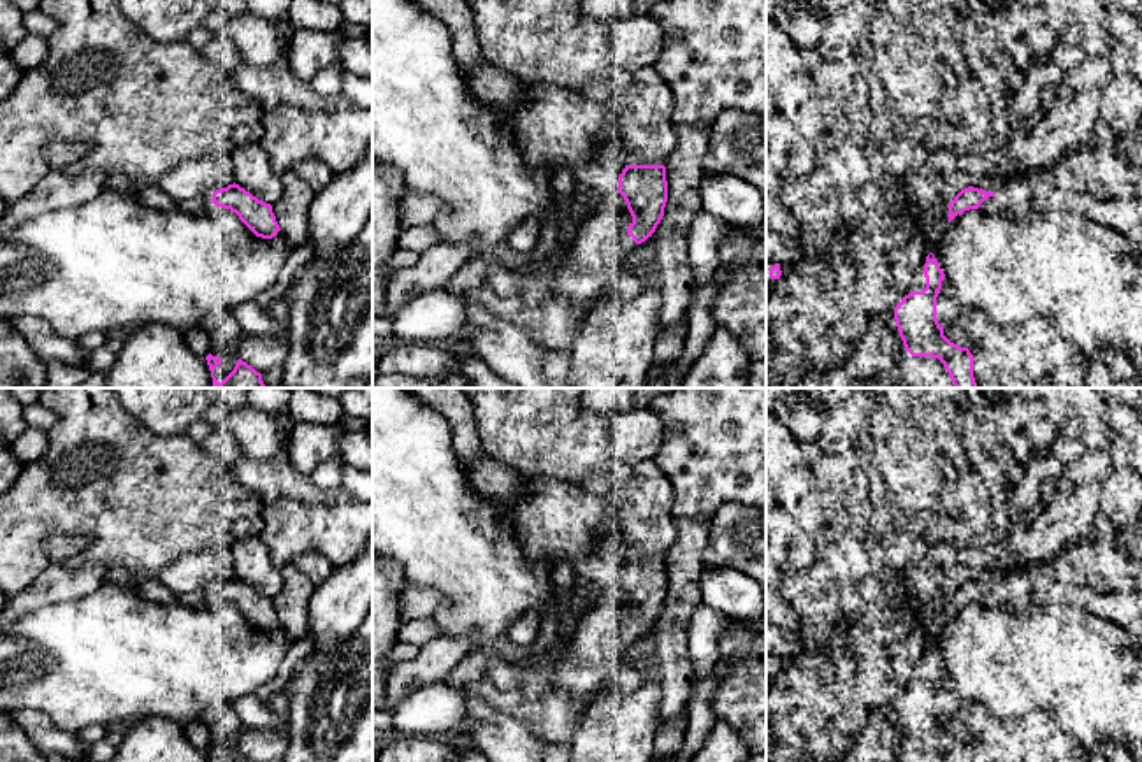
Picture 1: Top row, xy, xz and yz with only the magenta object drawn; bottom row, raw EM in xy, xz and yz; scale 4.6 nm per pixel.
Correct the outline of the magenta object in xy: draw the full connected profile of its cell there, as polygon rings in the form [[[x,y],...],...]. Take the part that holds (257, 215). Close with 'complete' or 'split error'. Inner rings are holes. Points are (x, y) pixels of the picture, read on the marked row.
[[[235,183],[216,190],[211,200],[218,207],[235,212],[257,237],[272,239],[281,230],[272,205],[258,200]]]; complete

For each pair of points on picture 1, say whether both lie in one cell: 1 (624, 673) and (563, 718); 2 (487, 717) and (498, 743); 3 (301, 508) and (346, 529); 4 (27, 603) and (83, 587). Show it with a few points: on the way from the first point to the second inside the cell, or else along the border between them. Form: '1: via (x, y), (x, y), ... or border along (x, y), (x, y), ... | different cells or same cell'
1: border along (536, 699), (563, 696), (585, 713) | different cells
2: via (489, 724), (498, 736) | same cell
3: via (311, 518), (336, 524) | same cell
4: via (41, 594), (53, 587), (69, 587) | same cell

